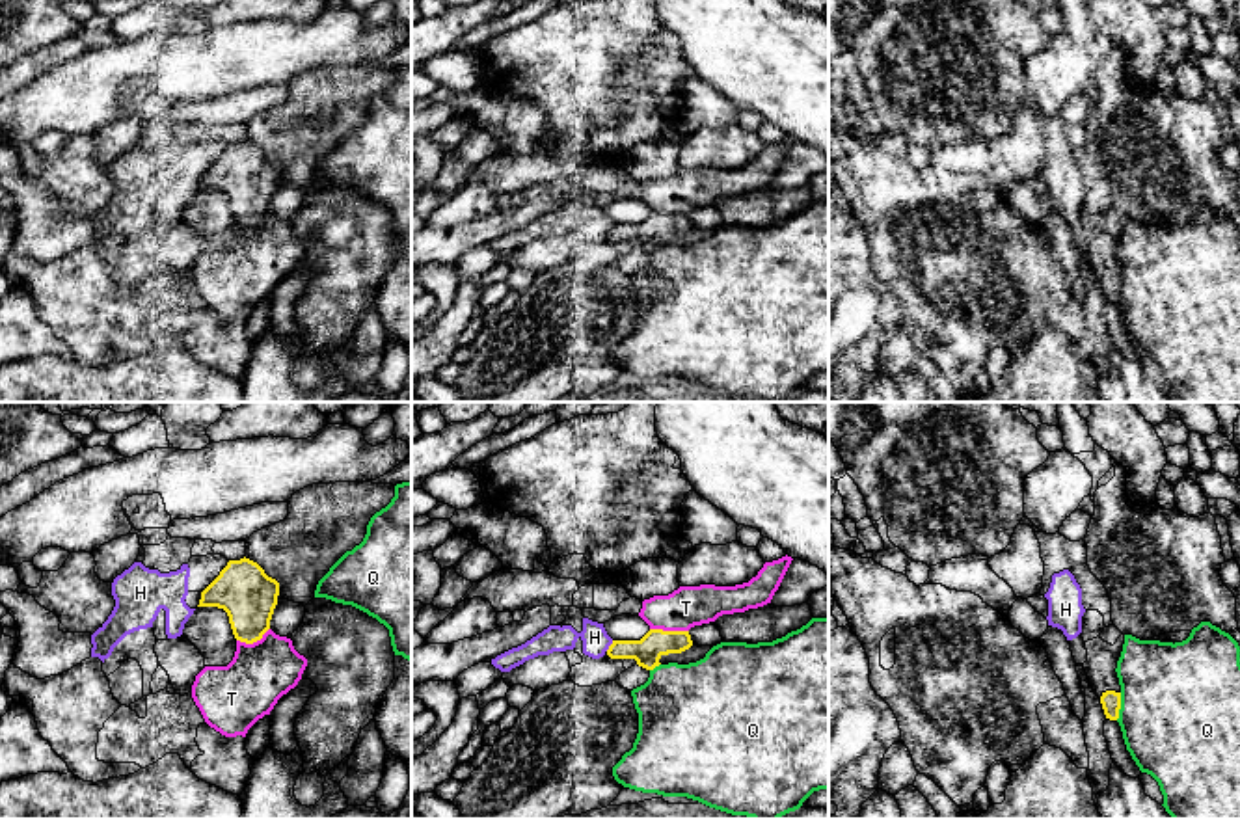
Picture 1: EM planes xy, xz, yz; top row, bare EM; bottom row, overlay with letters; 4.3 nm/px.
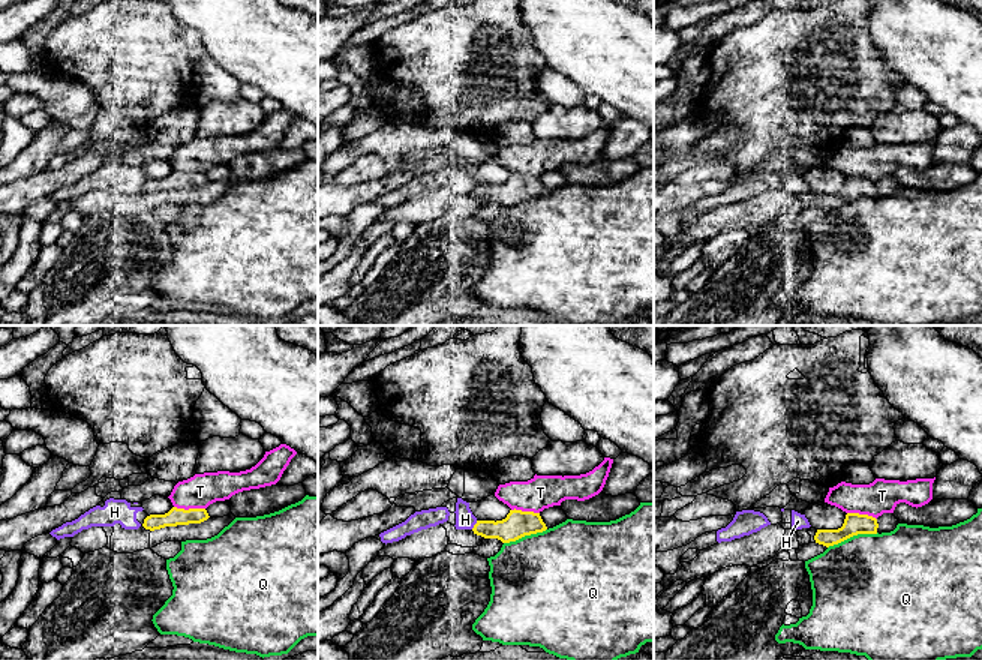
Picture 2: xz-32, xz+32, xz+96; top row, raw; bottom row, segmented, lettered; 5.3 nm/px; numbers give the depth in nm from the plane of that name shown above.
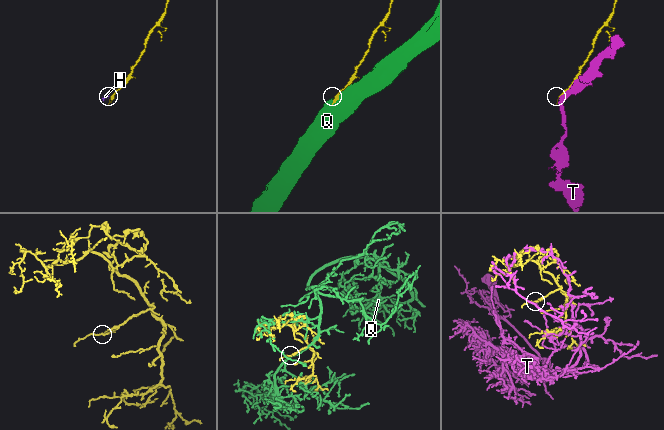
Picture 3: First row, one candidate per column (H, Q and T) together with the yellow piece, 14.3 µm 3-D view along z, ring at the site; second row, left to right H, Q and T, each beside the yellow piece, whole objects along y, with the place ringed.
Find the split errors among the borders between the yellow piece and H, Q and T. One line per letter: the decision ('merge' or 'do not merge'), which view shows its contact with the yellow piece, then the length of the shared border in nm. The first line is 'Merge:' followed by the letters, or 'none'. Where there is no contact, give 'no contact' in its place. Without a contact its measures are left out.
Merge: none
H: do not merge; contact in xz; length 60 nm
Q: do not merge; contact in yz; length 120 nm
T: do not merge; contact in xz; length 170 nm

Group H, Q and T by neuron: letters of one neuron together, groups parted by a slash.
H / Q / T

